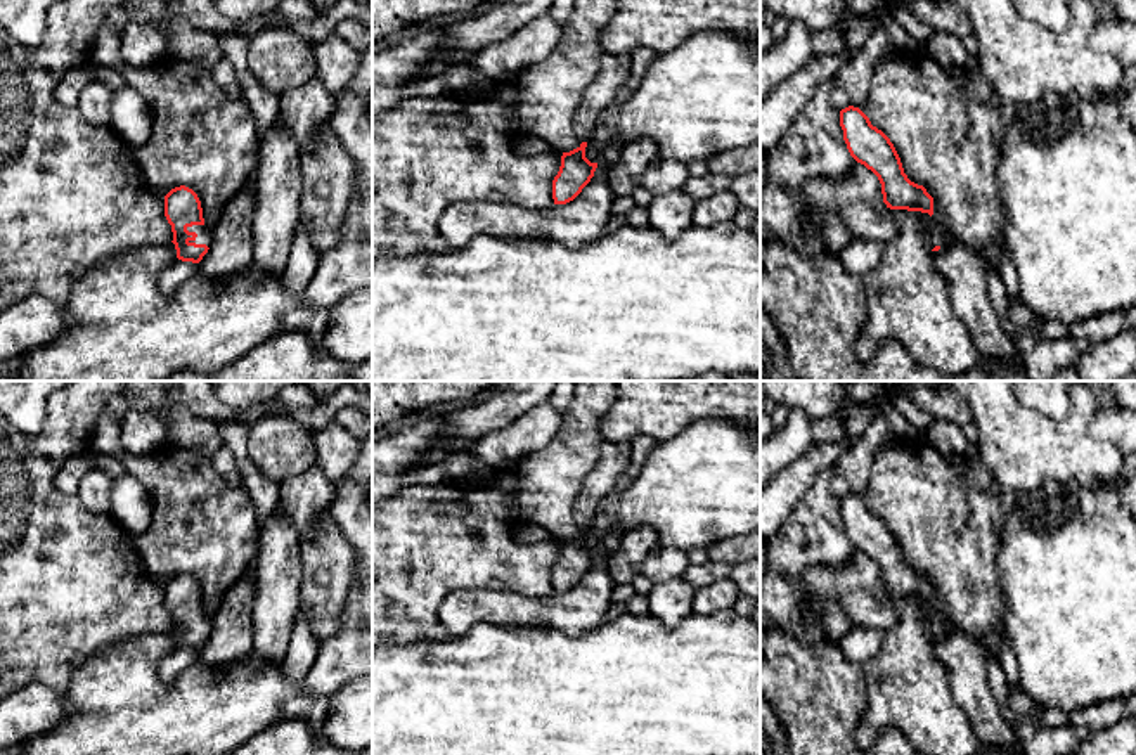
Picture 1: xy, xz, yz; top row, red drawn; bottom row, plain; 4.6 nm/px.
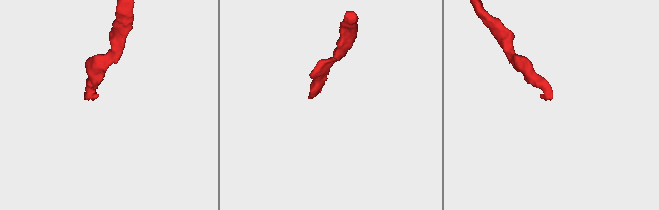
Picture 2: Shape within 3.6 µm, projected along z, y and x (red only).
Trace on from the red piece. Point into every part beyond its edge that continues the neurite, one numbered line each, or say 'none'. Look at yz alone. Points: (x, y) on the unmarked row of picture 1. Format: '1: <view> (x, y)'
1: yz (939, 624)

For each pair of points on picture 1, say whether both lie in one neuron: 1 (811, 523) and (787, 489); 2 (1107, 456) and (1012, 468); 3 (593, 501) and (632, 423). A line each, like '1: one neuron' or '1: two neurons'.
1: two neurons
2: one neuron
3: two neurons

